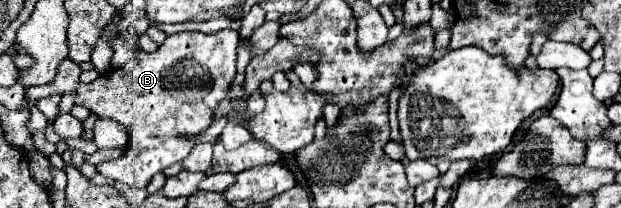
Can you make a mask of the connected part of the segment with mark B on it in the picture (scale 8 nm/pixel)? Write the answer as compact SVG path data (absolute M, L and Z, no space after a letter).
M221 30L217 34L179 32L169 36L155 52L143 52L137 48L125 66L101 74L91 84L83 84L79 80L79 64L65 58L59 64L53 82L31 86L25 90L25 96L37 102L53 94L63 96L75 92L75 104L89 108L99 118L123 124L129 138L125 156L103 162L97 170L111 180L129 184L131 188L145 188L157 172L181 162L195 146L195 138L213 123L215 110L219 102L225 100L227 88L235 78L237 40L239 34L235 30Z

